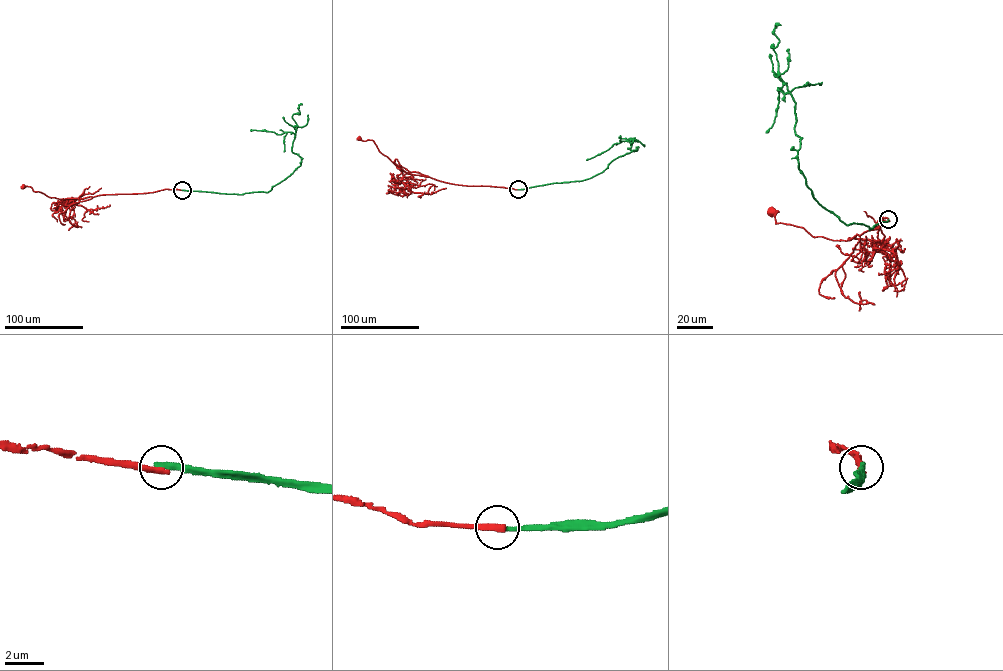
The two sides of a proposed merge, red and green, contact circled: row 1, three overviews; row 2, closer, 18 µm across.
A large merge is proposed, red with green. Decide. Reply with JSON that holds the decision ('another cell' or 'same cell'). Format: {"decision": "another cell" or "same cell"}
{"decision": "another cell"}

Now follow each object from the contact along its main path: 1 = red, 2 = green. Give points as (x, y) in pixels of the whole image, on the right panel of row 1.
1: (888, 219), (851, 240), (832, 240), (776, 223), (778, 211), (773, 211)
2: (888, 219), (869, 229), (845, 224), (814, 198), (799, 170), (795, 102), (777, 88), (785, 93), (821, 83)

